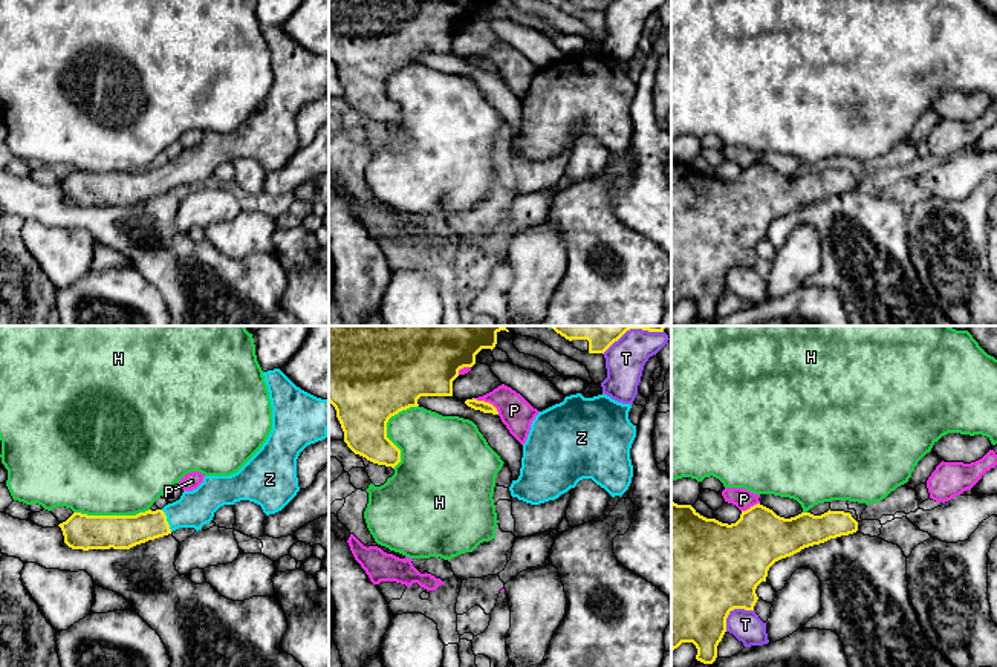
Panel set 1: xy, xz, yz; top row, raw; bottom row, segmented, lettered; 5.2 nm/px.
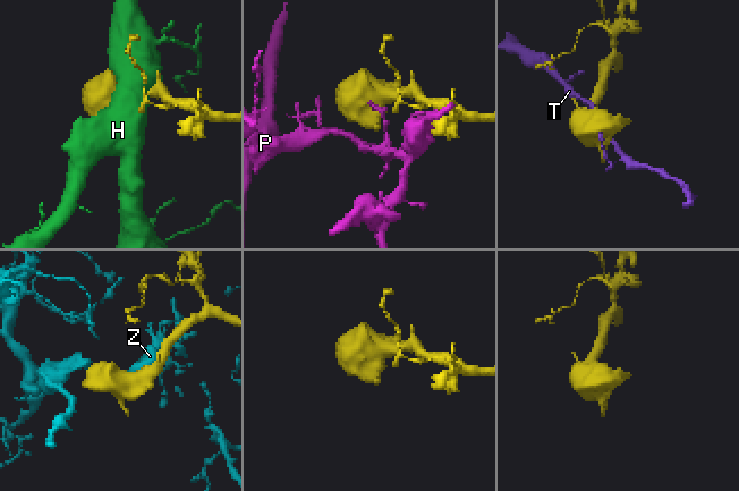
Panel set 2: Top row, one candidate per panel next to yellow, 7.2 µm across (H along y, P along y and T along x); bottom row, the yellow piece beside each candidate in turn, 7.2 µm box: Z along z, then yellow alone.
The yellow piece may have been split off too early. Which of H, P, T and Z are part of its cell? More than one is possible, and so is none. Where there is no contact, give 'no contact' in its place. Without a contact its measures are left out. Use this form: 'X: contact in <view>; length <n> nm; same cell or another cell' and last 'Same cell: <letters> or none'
H: contact in xz; length 360 nm; another cell
P: contact in xz; length 170 nm; another cell
T: contact in yz; length 190 nm; another cell
Z: contact in xy; length 130 nm; same cell
Same cell: Z

